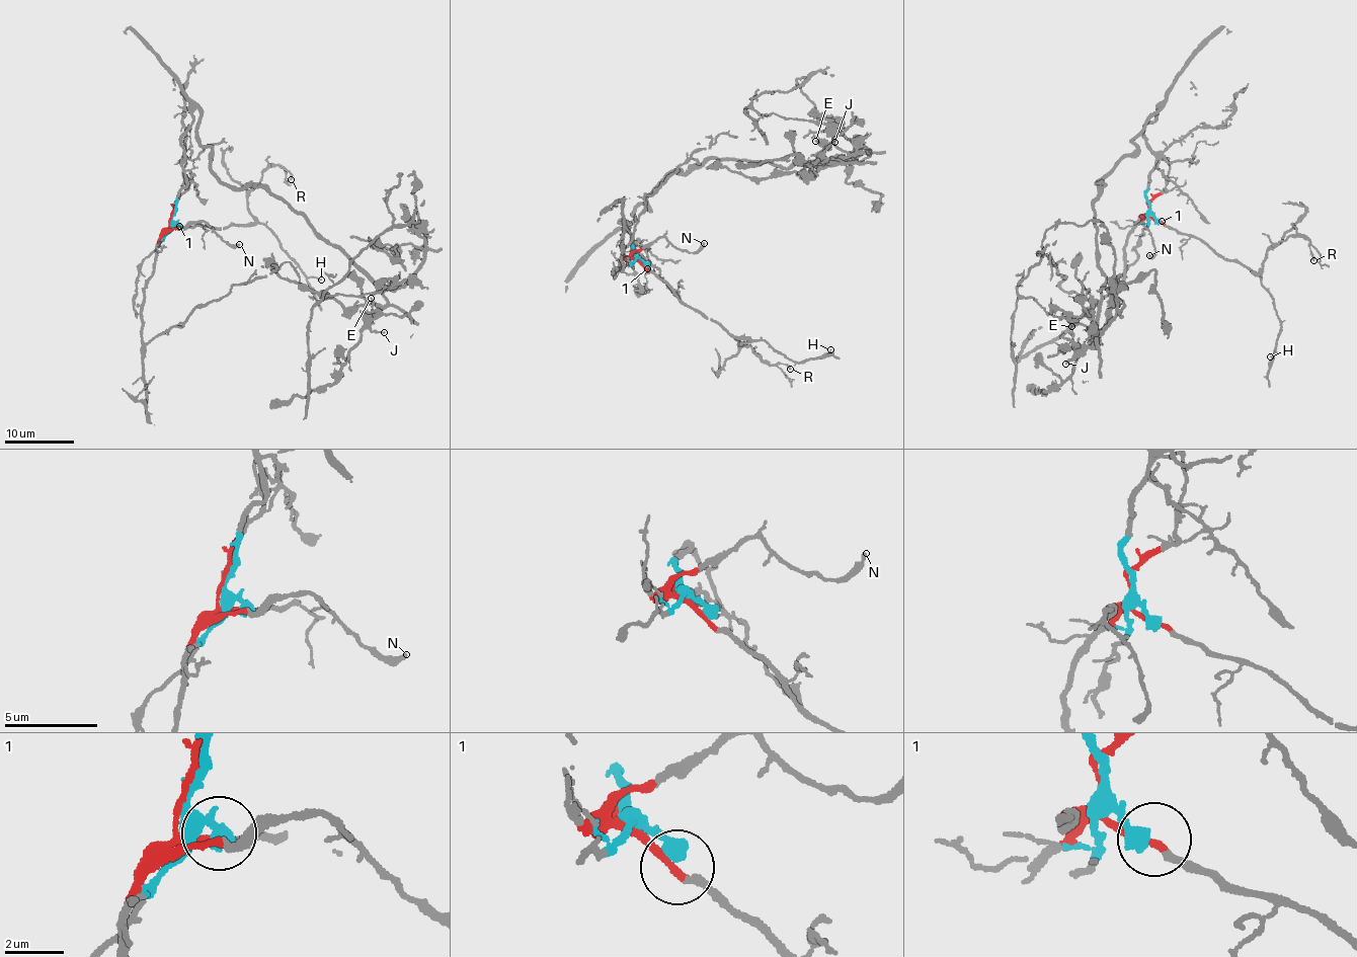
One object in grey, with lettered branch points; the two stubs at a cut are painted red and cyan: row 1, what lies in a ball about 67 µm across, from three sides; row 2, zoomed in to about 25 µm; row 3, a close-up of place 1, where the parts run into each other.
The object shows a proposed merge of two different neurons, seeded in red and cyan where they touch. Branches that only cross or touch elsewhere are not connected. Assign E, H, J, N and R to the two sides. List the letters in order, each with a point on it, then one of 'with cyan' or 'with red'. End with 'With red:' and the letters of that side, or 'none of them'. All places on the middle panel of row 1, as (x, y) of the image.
E: place (815, 141); with cyan
H: place (830, 349); with red
J: place (834, 142); with cyan
N: place (704, 243); with red
R: place (790, 369); with red
With red: H, N, R

